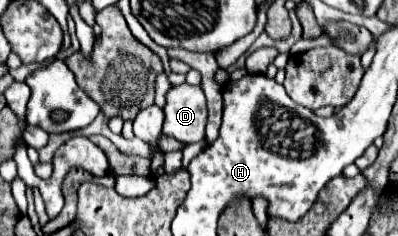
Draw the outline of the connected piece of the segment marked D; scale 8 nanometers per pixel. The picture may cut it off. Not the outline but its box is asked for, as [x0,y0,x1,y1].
[162,86,206,144]

